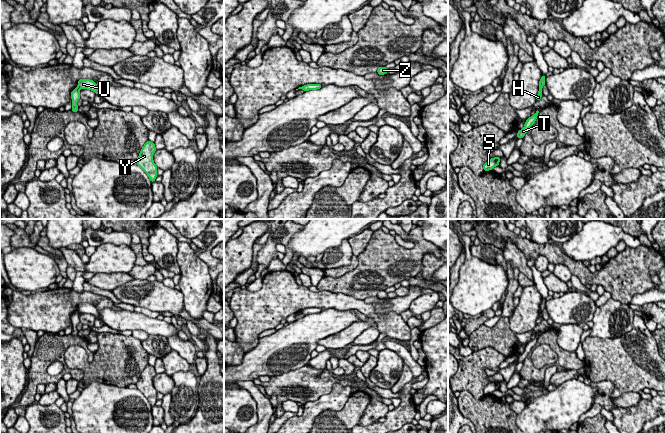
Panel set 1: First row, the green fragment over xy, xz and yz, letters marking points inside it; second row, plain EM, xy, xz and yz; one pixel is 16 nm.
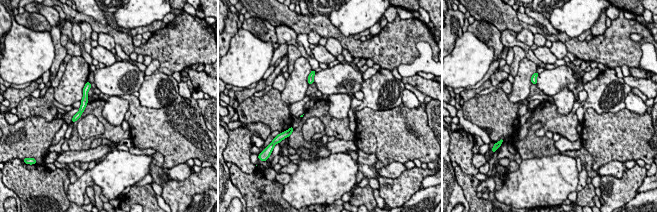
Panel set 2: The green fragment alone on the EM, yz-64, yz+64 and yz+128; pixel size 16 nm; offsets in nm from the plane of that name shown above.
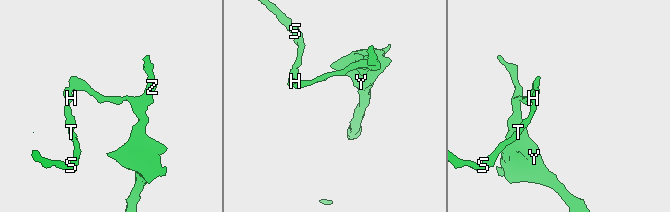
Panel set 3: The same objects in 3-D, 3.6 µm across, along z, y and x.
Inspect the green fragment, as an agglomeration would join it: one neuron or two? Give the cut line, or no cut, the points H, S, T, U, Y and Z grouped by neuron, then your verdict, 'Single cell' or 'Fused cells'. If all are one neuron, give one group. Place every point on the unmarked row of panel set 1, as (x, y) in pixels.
Split along yz (539, 310), (541, 312). Groups: H S T / U Y Z. Fused cells

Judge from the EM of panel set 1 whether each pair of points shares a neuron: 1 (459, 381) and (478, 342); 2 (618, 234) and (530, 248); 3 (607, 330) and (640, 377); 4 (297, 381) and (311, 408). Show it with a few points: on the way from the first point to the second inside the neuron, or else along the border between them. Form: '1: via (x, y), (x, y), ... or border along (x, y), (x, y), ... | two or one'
1: border along (497, 350), (492, 347), (483, 347), (473, 351) | two
2: border along (564, 253), (575, 261), (582, 262) | two
3: border along (633, 328), (616, 337), (600, 338), (590, 335) | two
4: border along (330, 392), (304, 404) | two

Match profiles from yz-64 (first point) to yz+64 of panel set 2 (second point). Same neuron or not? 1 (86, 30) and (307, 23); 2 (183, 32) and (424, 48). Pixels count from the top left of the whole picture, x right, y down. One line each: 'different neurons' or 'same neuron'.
1: different neurons
2: different neurons

